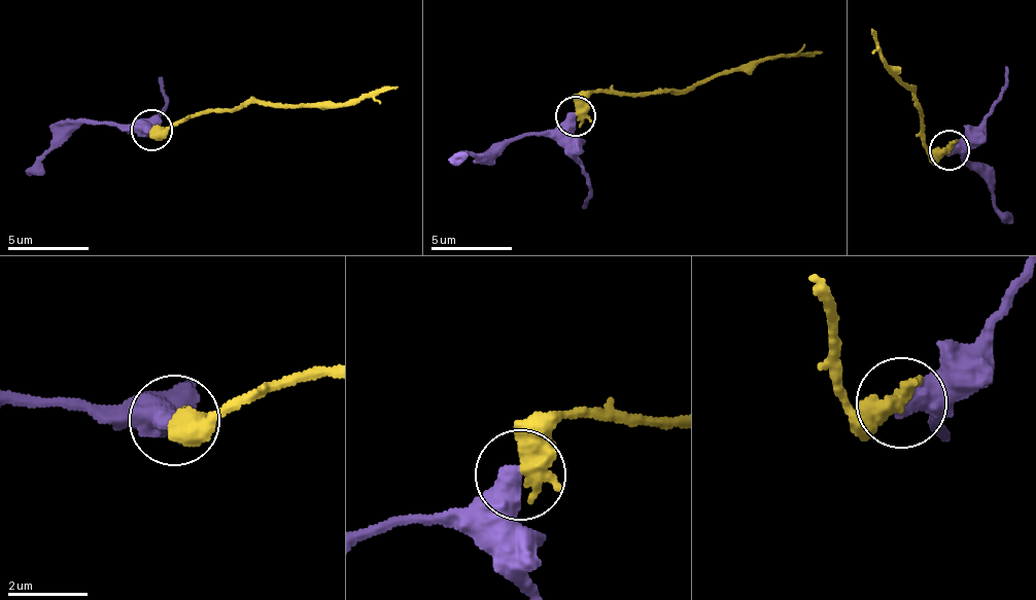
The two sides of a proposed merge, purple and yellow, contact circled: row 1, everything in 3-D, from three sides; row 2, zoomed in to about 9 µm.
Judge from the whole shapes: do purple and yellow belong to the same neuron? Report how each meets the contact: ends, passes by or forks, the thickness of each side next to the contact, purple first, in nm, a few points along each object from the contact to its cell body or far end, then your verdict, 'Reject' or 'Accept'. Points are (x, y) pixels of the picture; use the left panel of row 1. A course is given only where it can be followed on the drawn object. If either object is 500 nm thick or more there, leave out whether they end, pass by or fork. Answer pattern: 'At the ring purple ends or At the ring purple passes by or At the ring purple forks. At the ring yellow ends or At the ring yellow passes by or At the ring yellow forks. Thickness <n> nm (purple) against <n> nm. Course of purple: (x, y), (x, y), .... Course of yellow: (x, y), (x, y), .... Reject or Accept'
Thickness 550 nm (purple) against 550 nm. Course of purple: (152, 130), (129, 124), (76, 121), (28, 175). Course of yellow: (152, 130), (169, 128), (213, 109), (270, 104), (282, 107), (326, 103), (399, 89). Reject

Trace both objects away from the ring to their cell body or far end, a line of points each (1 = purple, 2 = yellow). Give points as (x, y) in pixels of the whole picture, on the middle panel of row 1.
1: (576, 114), (552, 136), (499, 142), (450, 165)
2: (576, 114), (592, 93), (694, 91), (705, 79), (751, 72), (766, 60), (824, 53)

